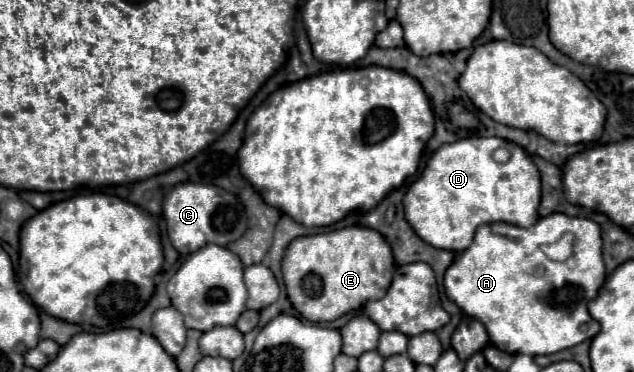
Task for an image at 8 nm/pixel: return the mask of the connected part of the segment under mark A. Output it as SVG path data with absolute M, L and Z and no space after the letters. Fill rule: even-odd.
M553 213L529 227L513 227L503 223L481 225L475 231L473 243L469 249L457 255L453 265L445 271L445 295L461 307L461 311L473 319L481 319L489 333L491 343L505 353L525 353L525 355L551 355L561 349L575 347L587 339L593 339L599 331L599 323L589 315L587 301L597 295L605 283L605 263L601 255L601 231L599 225L591 219L569 217L563 213ZM565 233L573 235L573 255L567 257L567 263L551 263L551 259L541 251L547 243L555 243ZM569 285L575 293L569 291Z

